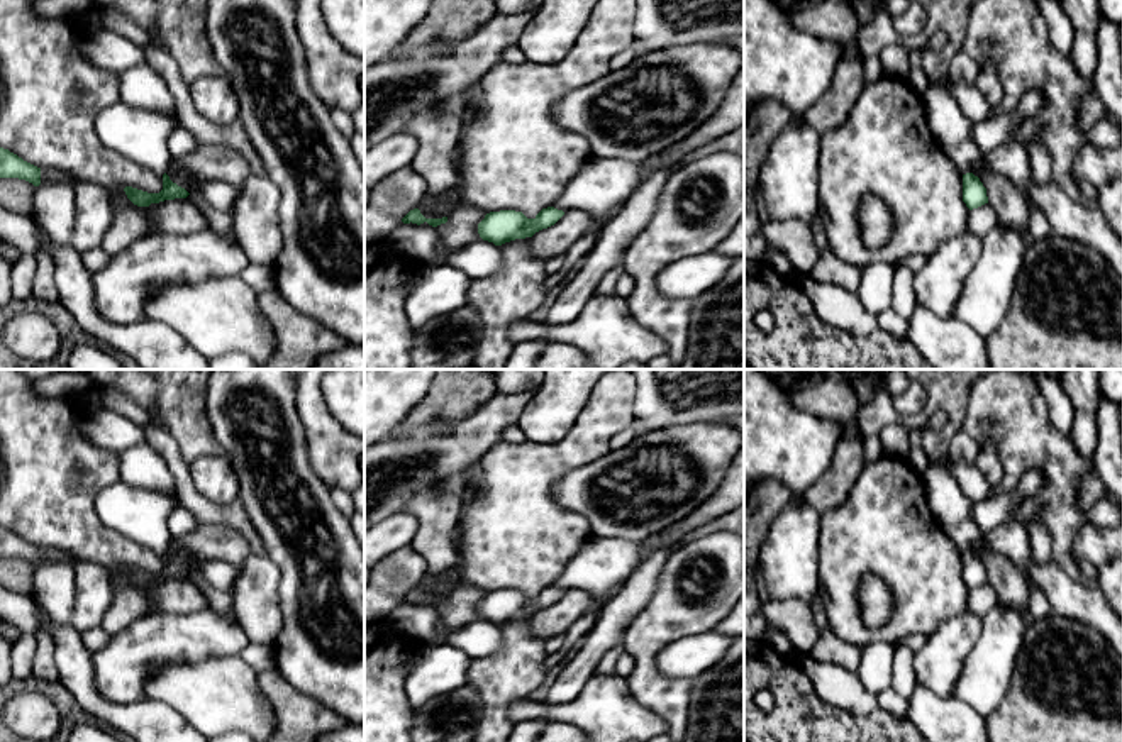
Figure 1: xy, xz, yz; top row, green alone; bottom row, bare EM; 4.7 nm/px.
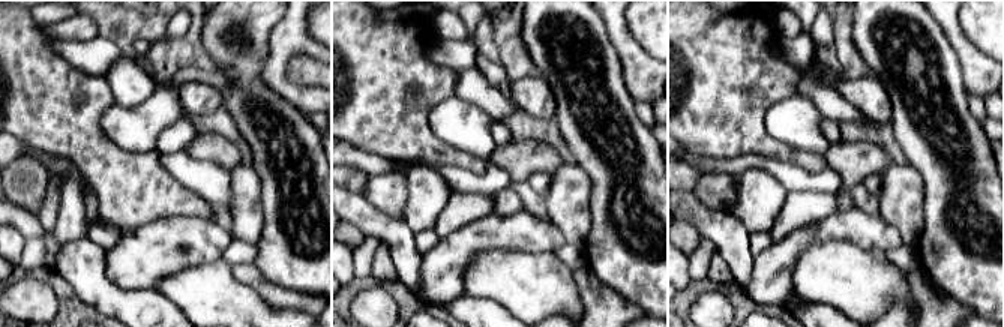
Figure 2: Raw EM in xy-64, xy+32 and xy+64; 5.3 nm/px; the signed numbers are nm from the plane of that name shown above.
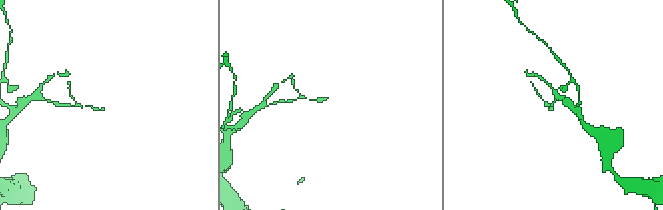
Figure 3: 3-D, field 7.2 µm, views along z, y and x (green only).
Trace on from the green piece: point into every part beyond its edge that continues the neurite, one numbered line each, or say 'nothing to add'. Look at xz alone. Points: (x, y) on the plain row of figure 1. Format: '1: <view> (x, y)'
nothing to add

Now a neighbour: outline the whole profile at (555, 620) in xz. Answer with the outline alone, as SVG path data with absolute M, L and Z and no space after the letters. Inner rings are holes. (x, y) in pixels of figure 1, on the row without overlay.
M622 584L610 590L610 593L598 600L585 590L571 588L551 606L536 612L530 617L530 632L542 639L551 640L564 635L568 628L585 613L602 608Z

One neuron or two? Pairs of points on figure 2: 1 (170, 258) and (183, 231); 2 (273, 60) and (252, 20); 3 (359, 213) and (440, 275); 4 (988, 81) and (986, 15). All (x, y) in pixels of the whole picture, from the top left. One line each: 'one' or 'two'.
1: one
2: two
3: two
4: two

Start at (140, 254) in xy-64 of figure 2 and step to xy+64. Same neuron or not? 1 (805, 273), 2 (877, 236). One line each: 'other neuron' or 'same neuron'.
1: other neuron
2: same neuron

